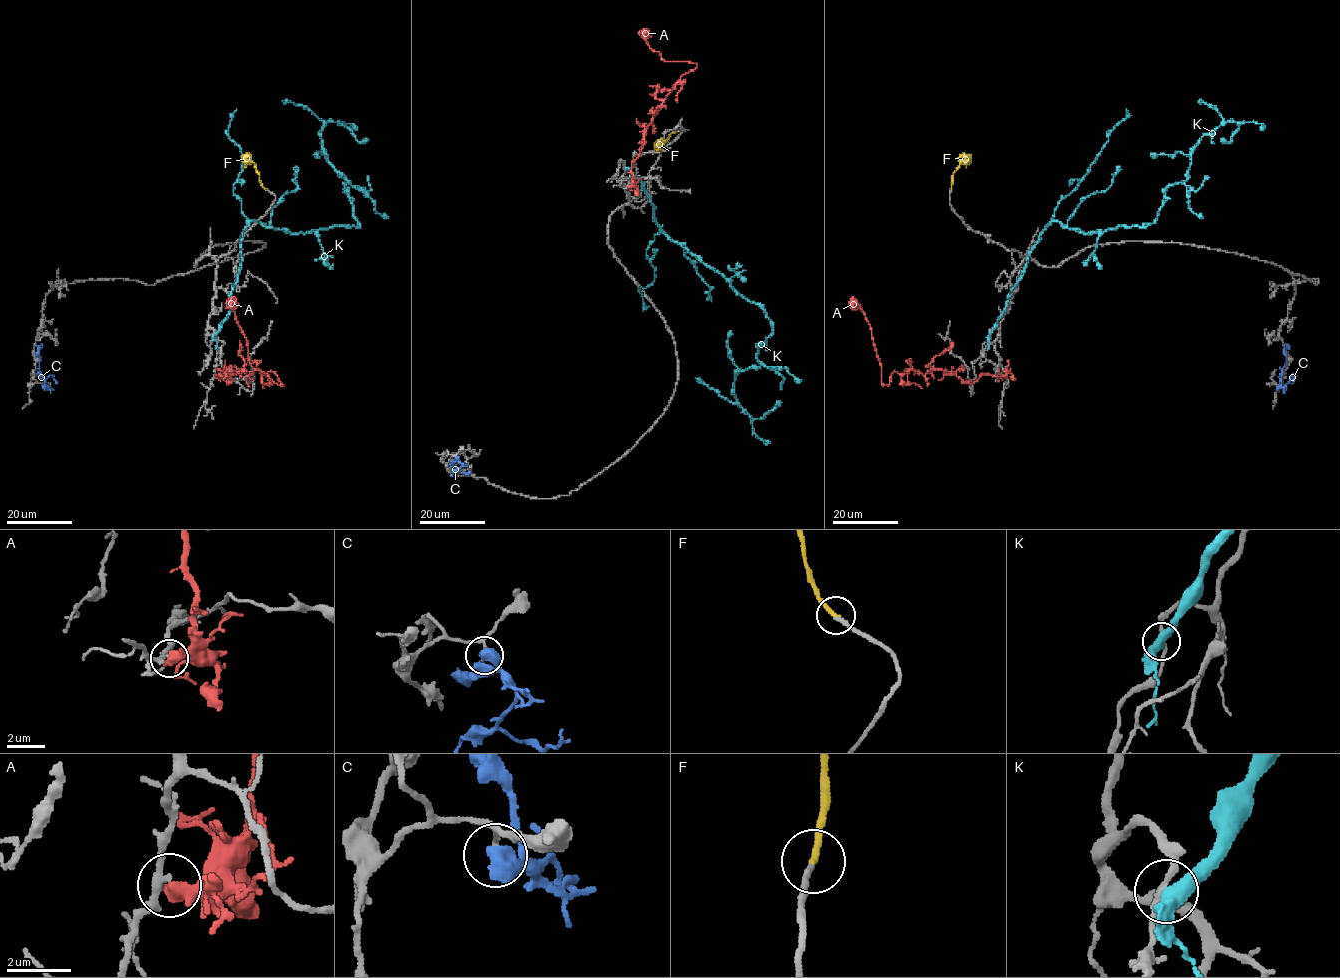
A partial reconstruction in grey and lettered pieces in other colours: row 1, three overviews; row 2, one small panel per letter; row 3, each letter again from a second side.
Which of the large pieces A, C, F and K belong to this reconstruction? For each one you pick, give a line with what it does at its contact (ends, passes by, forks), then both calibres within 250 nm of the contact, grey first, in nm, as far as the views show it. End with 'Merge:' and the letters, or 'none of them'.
F: it ends there; 200 nm thick on the grey side, 220 nm on the other
Merge: F

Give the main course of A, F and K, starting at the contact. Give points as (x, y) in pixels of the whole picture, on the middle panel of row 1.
A: (628, 186), (632, 163), (655, 109), (696, 65), (663, 61), (644, 34)
F: (677, 131), (655, 150)
K: (626, 169), (642, 183), (656, 225), (770, 320), (760, 366), (735, 374), (734, 394), (752, 418), (779, 401)

